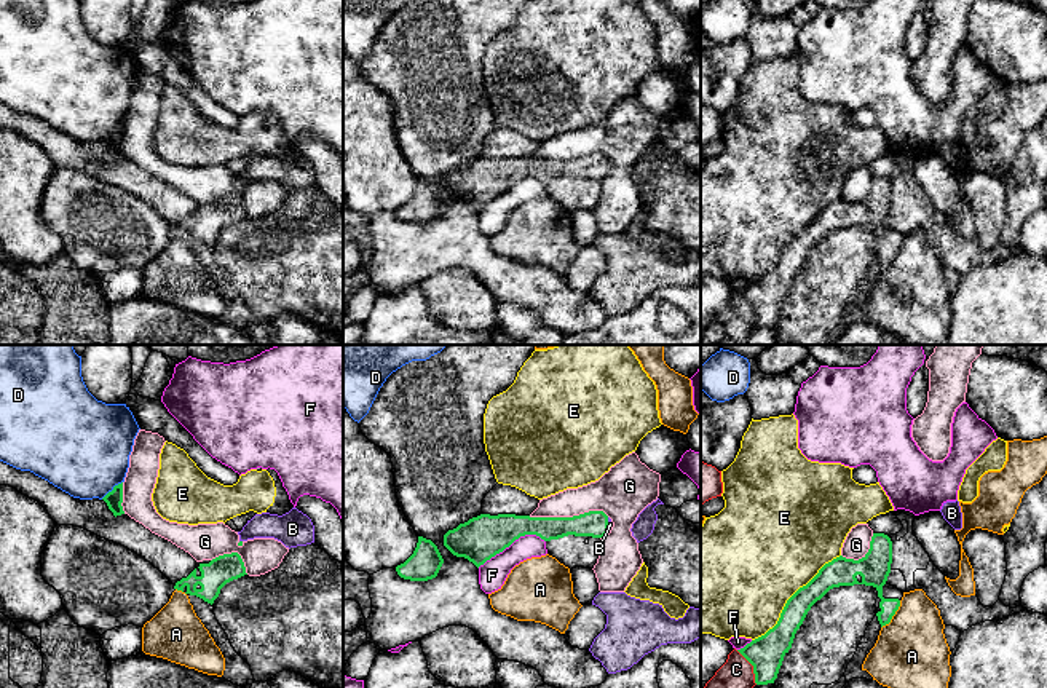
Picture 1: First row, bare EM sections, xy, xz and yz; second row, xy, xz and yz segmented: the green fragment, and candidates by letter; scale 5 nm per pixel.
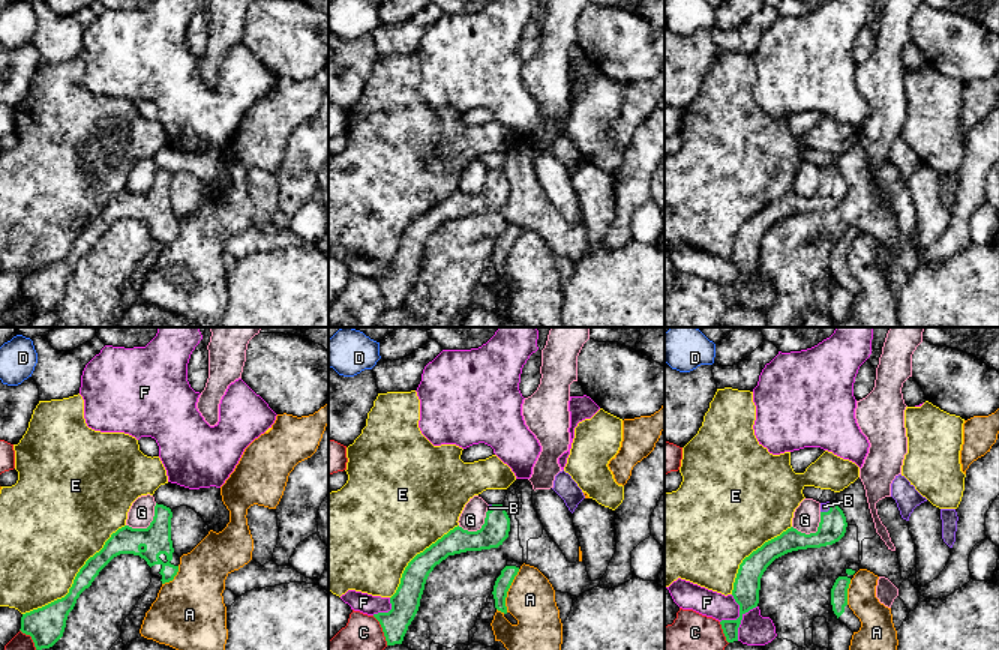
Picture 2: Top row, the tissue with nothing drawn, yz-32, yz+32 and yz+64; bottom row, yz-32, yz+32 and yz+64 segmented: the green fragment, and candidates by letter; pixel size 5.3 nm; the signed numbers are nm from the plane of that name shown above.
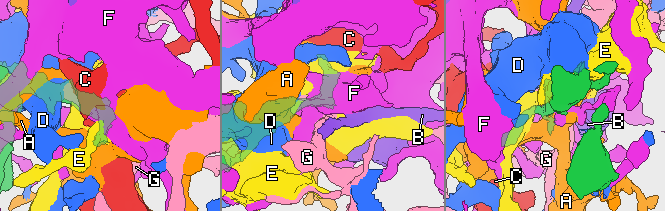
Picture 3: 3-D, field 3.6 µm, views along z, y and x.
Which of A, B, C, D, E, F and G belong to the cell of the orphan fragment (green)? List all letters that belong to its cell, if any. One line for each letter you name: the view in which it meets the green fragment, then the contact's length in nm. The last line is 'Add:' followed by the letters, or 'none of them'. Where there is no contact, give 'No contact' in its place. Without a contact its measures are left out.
B: Touches green in xz. Shared border 70 nm
Add: B

